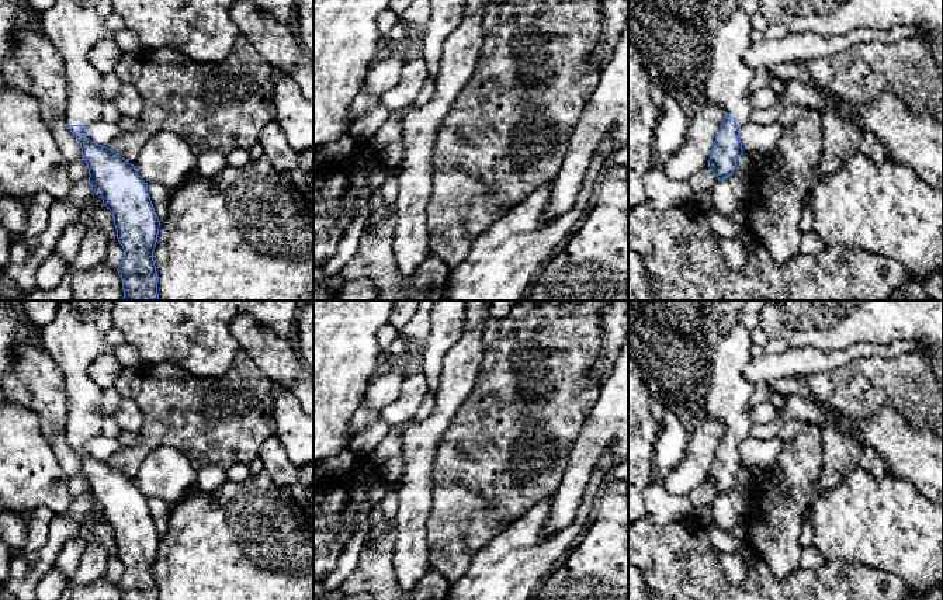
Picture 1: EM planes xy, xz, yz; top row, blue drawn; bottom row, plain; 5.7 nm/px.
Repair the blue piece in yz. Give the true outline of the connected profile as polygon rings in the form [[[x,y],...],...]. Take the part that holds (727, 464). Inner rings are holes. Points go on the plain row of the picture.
[[[628,301],[628,357],[642,370],[655,393],[668,399],[680,412],[693,409],[700,417],[720,420],[725,433],[715,451],[708,482],[727,495],[743,468],[741,441],[750,437],[752,395],[755,385],[745,377],[745,365],[752,360],[752,332],[760,326],[760,312],[769,301]]]

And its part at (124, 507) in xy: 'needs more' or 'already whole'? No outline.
needs more

